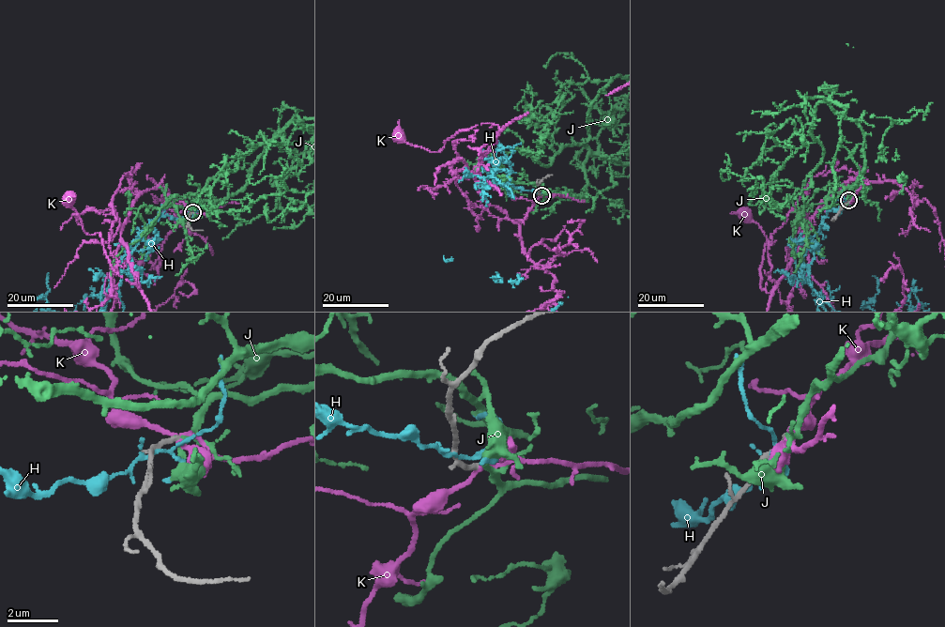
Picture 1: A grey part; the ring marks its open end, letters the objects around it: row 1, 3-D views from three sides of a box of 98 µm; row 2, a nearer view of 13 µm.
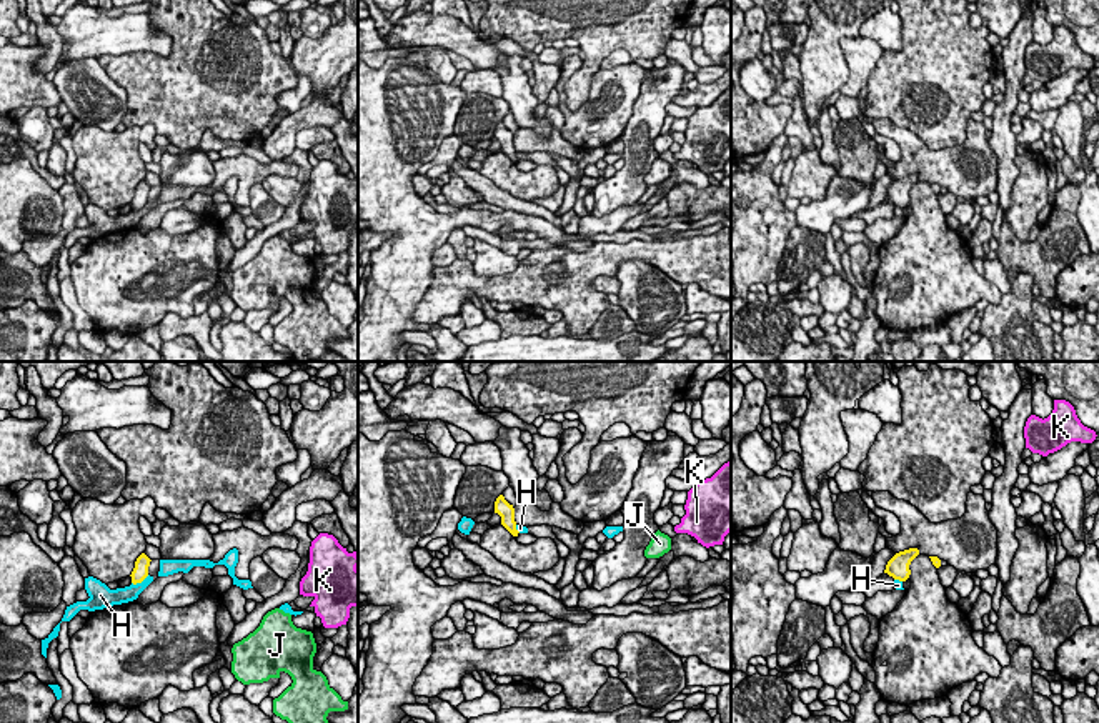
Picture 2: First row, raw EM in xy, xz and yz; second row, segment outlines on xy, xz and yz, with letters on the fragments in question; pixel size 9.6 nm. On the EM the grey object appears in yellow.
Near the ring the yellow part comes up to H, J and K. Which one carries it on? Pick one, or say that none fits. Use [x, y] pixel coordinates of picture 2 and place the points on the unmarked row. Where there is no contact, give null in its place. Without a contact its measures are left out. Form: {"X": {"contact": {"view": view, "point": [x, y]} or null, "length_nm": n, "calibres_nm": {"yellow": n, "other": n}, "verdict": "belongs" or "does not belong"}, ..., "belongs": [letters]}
{"H": {"contact": {"view": "xy", "point": [140, 209]}, "length_nm": 190, "calibres_nm": {"yellow": 160, "other": 160}, "verdict": "does not belong"}, "J": {"contact": null, "verdict": "belongs"}, "K": {"contact": null, "verdict": "does not belong"}, "belongs": ["J"]}

